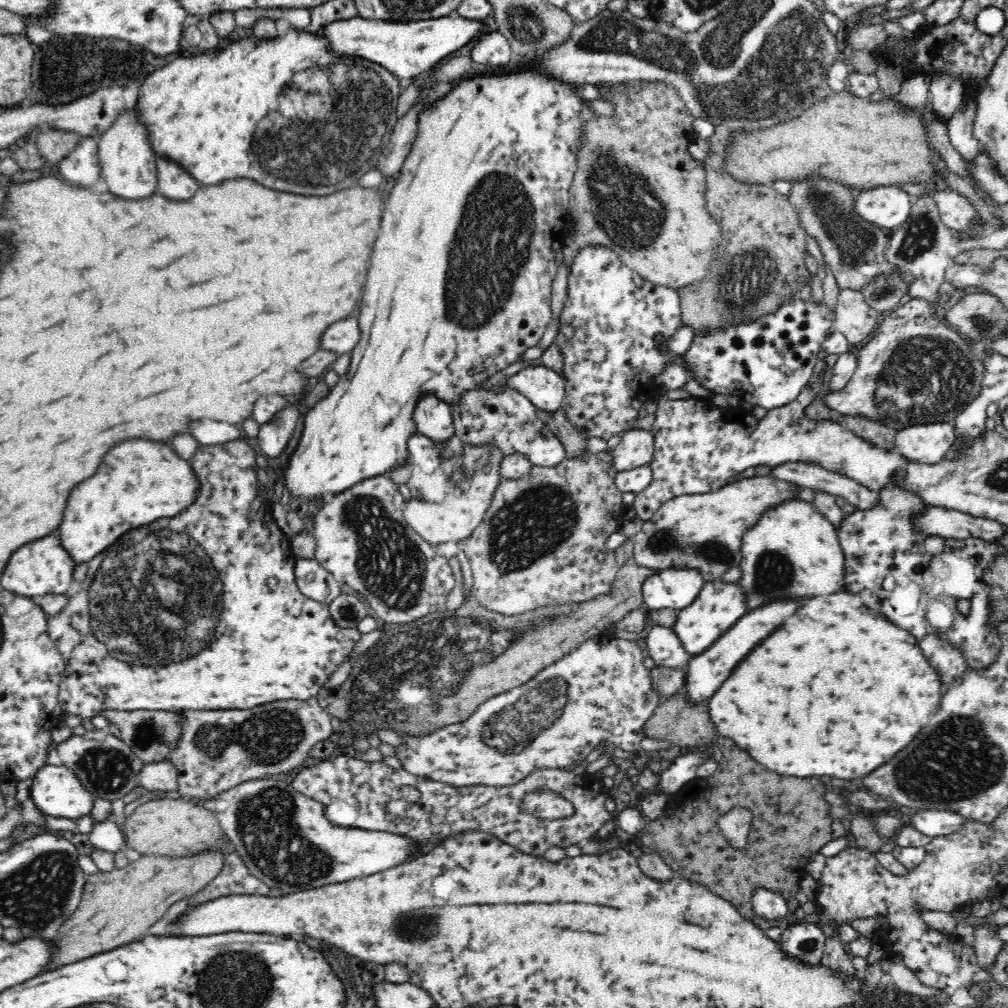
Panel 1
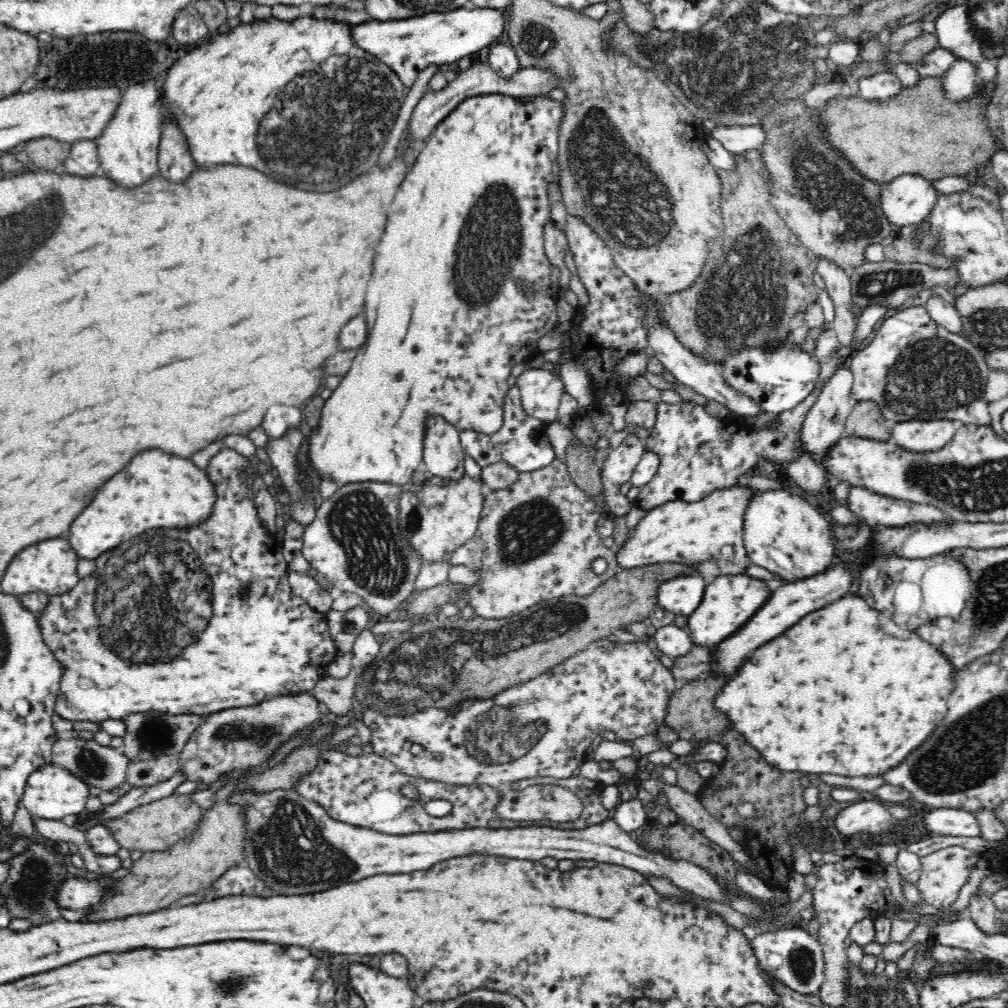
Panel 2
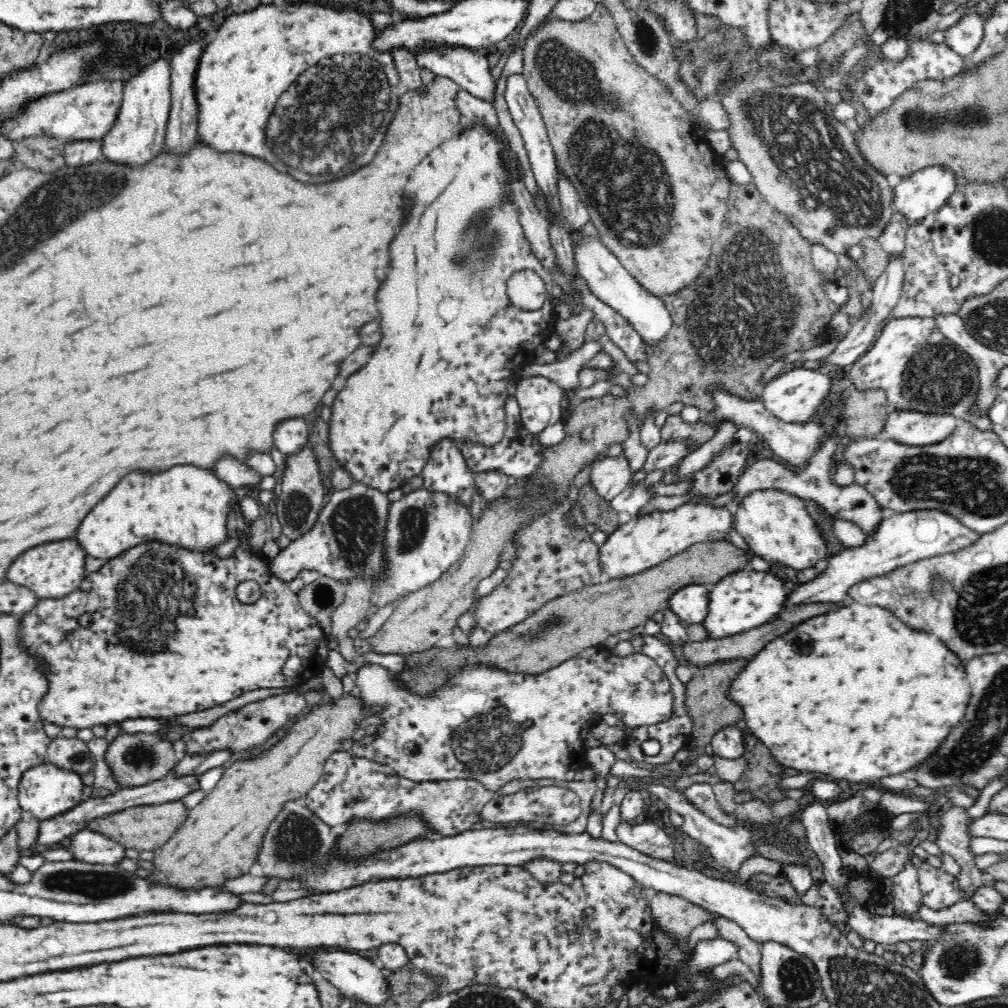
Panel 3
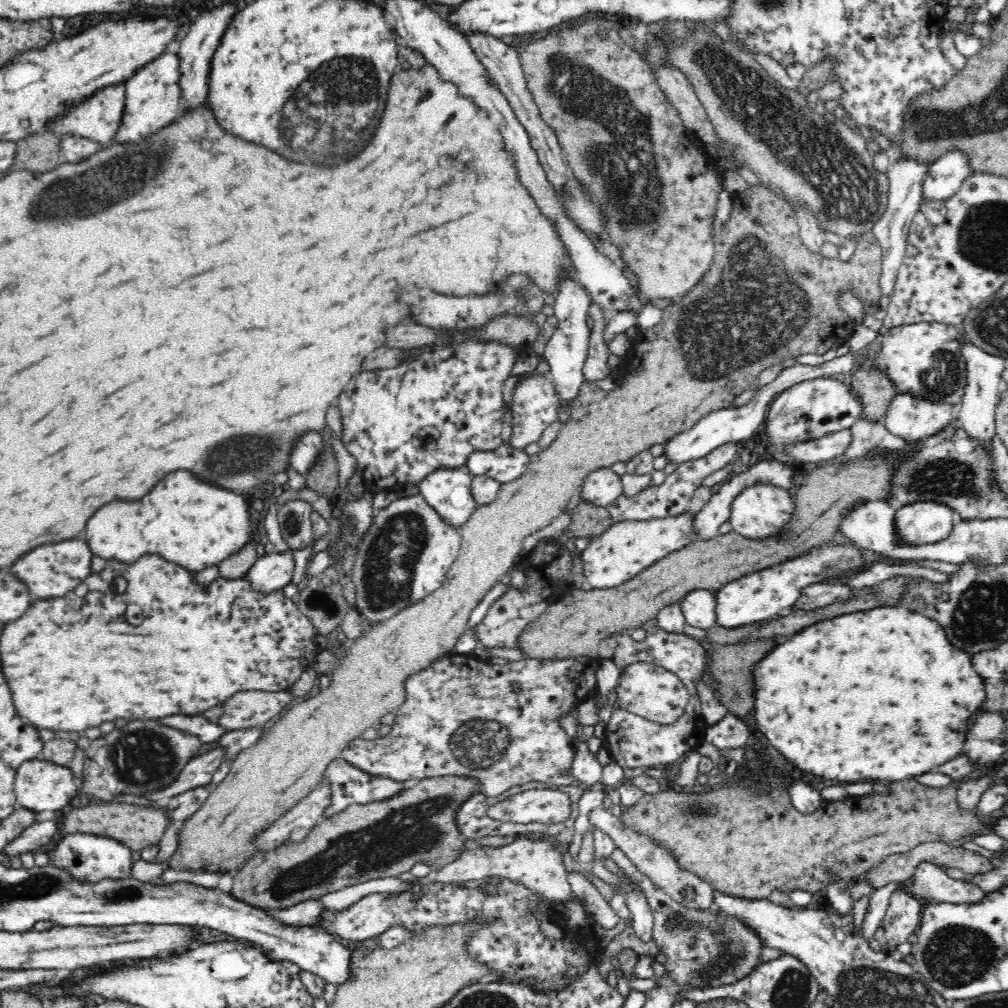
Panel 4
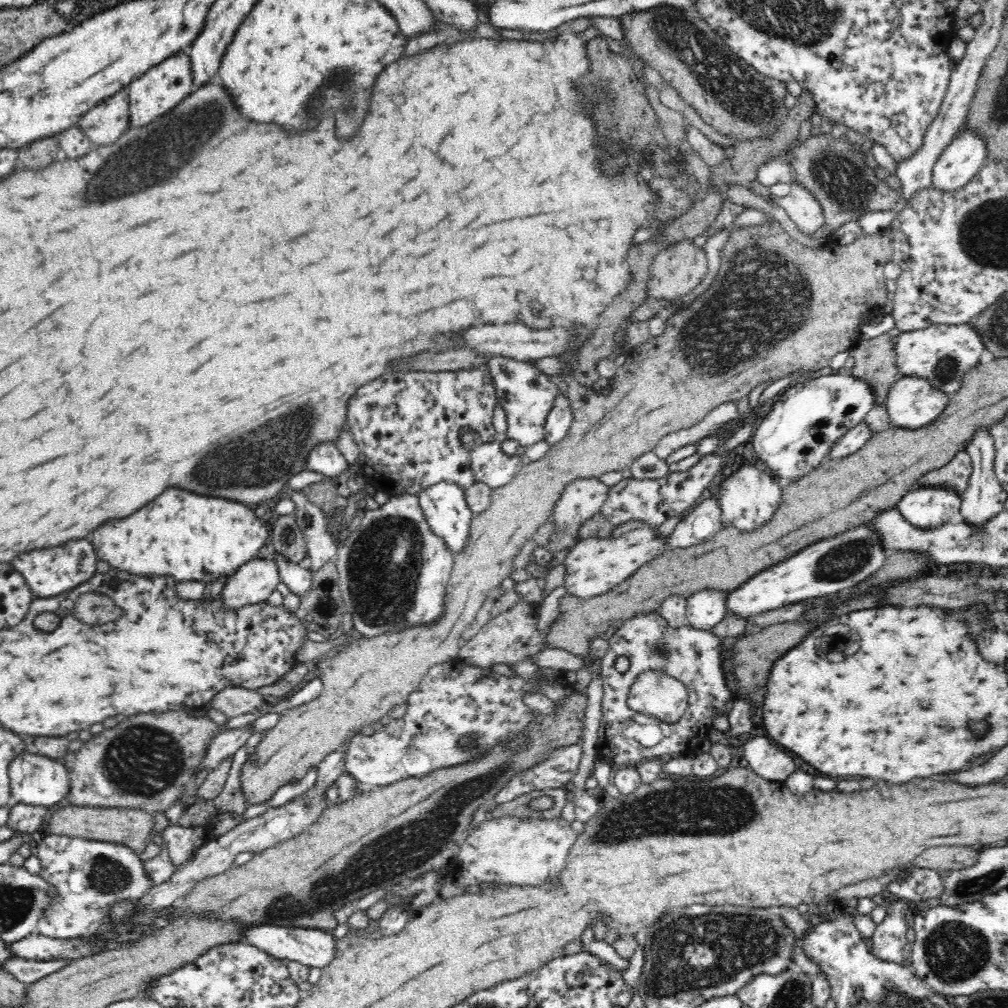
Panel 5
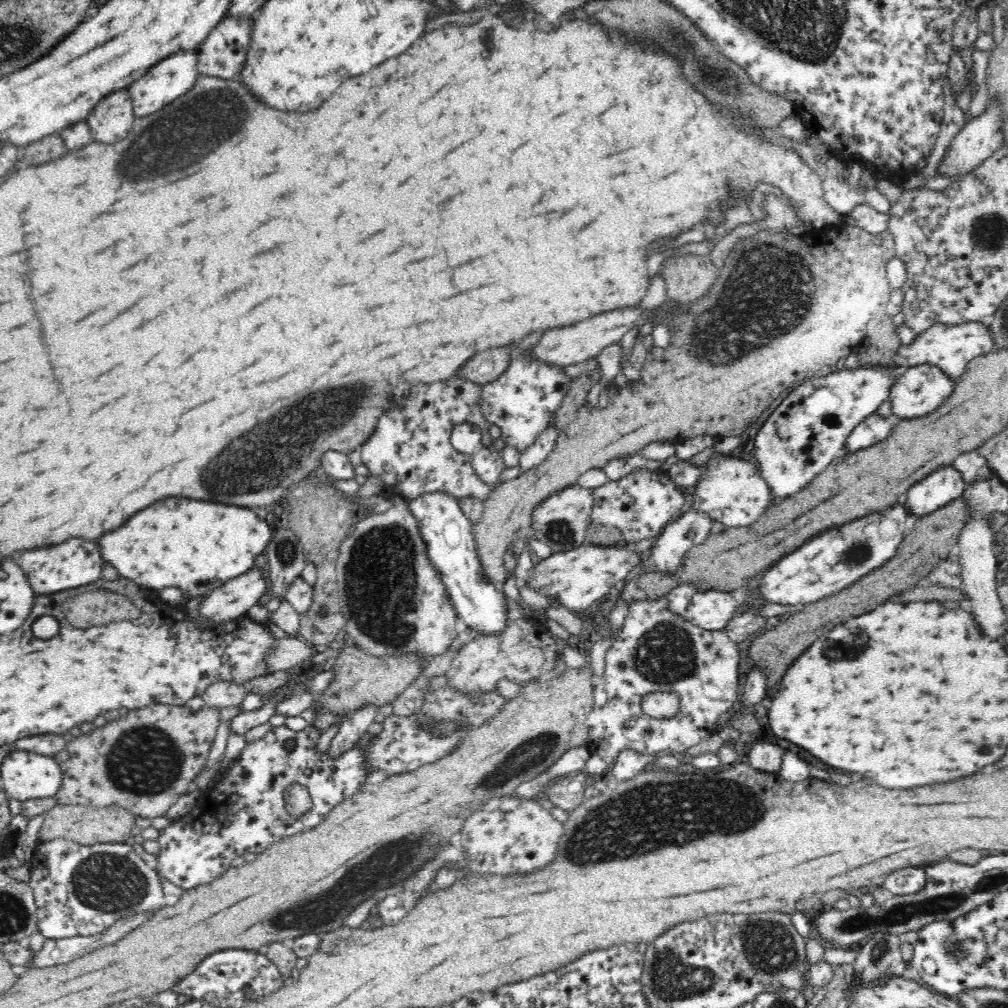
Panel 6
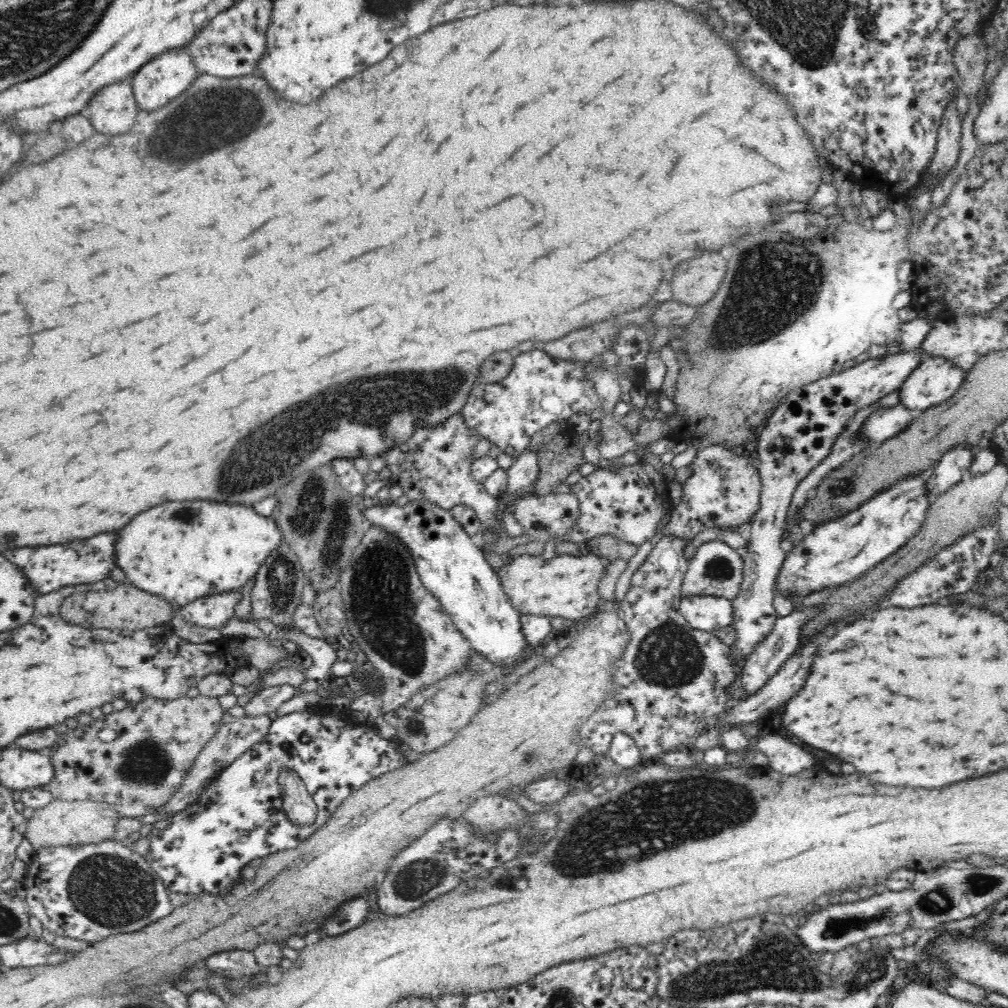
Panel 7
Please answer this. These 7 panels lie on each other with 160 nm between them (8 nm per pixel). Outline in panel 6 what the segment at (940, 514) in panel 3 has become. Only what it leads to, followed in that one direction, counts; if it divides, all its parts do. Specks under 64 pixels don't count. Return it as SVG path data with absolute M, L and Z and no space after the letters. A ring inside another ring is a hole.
M953 463L940 466L907 490L903 499L905 506L918 517L934 512L950 500L963 496L964 481Z

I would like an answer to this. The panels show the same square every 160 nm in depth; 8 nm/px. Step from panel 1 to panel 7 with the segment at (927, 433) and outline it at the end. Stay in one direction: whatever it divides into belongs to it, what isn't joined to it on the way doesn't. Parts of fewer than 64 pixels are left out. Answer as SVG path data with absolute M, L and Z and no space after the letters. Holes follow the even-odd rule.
M926 356L899 388L900 402L916 413L946 402L965 381L966 371L942 356Z

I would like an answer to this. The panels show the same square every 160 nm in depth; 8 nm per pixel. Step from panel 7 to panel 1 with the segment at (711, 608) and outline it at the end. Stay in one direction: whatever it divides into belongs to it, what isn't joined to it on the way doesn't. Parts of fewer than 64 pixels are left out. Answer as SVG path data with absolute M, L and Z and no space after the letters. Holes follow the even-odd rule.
M662 569L642 585L643 599L651 610L682 610L696 600L706 581L694 569Z

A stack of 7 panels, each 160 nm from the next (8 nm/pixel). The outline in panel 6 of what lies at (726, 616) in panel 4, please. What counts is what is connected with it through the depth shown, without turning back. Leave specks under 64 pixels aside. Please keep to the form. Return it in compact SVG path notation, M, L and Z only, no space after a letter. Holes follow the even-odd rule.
M905 497L880 512L870 512L862 518L828 528L784 555L762 573L761 585L757 590L759 598L790 606L815 603L880 568L897 553L906 536L906 520L912 514L903 499Z

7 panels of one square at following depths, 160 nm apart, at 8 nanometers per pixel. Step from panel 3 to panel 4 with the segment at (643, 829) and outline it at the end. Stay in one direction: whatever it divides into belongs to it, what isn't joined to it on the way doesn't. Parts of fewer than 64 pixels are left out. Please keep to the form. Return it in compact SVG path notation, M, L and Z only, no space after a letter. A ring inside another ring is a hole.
M603 806L596 807L588 813L588 821L592 830L599 829L605 832L613 840L615 846L635 864L641 873L644 872L646 876L650 876L650 879L664 889L665 893L669 894L676 902L696 910L704 910L704 908L710 908L711 905L714 905L712 904L712 894L715 892L712 892L708 882L680 869L676 865L674 855L656 843L652 843L652 839L622 826L618 821L616 811L610 811Z

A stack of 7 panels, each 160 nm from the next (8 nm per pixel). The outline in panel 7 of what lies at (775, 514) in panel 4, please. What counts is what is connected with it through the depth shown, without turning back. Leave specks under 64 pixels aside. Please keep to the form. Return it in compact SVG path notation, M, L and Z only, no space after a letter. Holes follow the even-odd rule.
M704 444L690 465L692 474L682 486L682 498L669 509L662 533L688 541L707 528L749 525L761 499L761 478L756 467L754 461L736 455L732 449Z

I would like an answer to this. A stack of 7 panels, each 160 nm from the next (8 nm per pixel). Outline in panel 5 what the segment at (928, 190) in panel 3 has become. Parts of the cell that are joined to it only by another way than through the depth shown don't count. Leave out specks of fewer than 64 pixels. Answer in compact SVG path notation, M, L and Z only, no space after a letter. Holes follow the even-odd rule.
M964 126L938 157L933 186L945 192L963 188L986 164L988 154L985 138Z

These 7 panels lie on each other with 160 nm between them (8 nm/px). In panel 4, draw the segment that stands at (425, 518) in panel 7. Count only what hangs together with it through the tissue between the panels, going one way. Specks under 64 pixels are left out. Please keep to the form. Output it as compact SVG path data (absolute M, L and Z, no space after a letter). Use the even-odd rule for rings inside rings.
M438 469L419 482L419 494L440 515L444 523L458 530L478 507L470 492L470 480L472 475L466 469Z

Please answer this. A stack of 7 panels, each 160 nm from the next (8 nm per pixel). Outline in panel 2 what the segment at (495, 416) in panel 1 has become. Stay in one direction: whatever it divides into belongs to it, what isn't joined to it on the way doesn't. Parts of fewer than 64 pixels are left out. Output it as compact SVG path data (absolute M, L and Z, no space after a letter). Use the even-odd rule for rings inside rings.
M514 385L508 389L505 396L503 425L500 430L492 436L477 434L472 430L459 431L460 441L465 455L472 457L482 468L504 461L519 473L530 472L544 468L554 460L554 449L546 434L547 425L524 411L520 391Z

